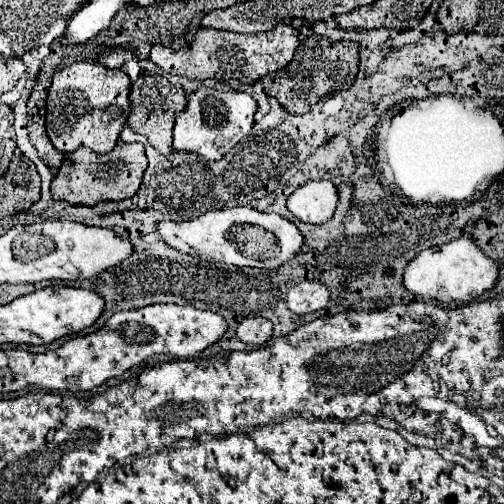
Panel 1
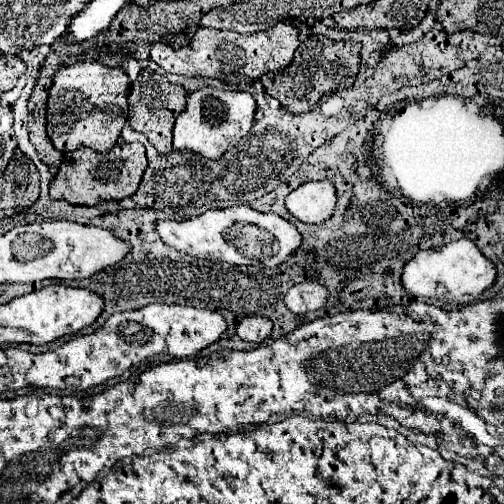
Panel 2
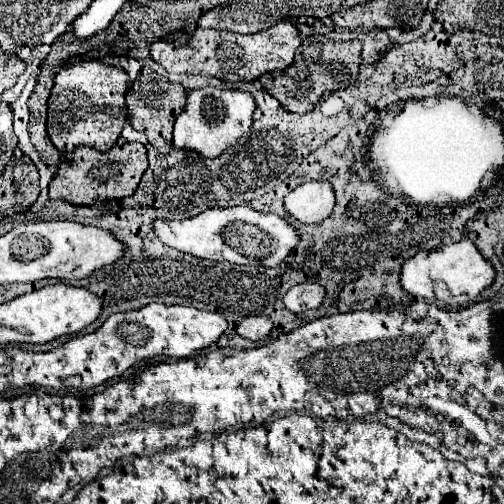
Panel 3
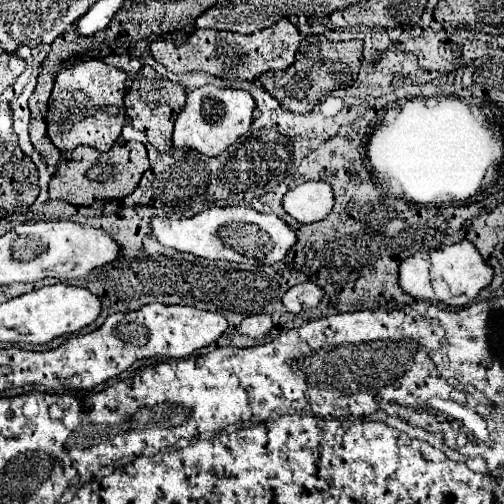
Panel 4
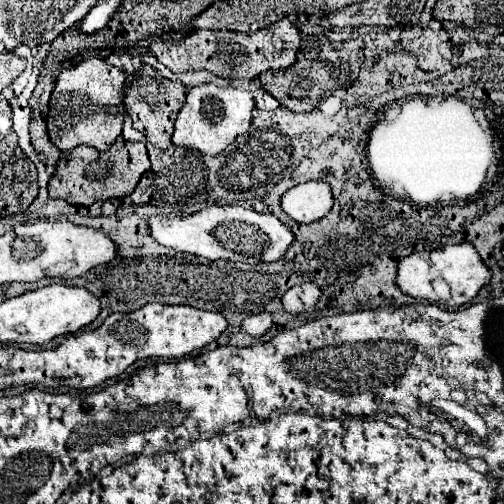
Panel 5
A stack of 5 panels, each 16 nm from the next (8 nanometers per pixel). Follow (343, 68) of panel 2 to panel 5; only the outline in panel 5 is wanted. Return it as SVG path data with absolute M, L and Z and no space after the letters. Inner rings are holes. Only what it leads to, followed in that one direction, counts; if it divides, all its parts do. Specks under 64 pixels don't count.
M314 14L298 18L296 26L300 28L300 36L302 36L296 62L286 70L262 72L260 82L262 88L266 92L272 92L272 96L280 100L284 108L296 112L310 112L320 102L324 92L336 88L348 88L348 84L356 80L356 74L364 64L364 40L348 38L350 34L346 28L336 28L326 18Z

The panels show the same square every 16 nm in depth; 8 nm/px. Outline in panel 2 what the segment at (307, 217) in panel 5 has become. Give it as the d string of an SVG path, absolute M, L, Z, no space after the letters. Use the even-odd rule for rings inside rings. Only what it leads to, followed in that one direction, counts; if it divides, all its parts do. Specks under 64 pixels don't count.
M328 180L306 182L286 196L286 210L306 224L320 224L332 216L336 190Z

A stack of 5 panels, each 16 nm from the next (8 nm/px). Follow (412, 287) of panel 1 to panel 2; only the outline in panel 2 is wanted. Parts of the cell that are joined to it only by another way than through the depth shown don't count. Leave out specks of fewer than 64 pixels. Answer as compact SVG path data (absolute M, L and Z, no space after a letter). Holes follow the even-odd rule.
M468 238L452 242L442 248L432 248L418 252L412 260L404 264L402 272L402 286L416 298L438 298L452 306L466 306L472 304L482 290L490 288L496 280L494 264L482 256L476 244Z

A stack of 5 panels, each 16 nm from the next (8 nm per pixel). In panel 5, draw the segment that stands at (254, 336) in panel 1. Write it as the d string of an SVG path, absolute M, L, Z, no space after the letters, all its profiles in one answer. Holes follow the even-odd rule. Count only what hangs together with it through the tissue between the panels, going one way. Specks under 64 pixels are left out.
M260 312L256 316L248 316L248 320L242 324L242 330L252 336L262 336L270 328L270 312Z

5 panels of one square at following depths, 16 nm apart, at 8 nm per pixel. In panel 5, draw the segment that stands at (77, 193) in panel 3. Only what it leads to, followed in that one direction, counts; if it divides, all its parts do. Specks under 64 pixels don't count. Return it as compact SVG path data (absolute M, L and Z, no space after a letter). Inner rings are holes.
M118 138L106 152L98 152L92 146L76 146L74 150L60 154L56 172L48 182L48 194L50 198L62 198L68 204L78 206L90 206L92 202L108 198L122 198L136 188L138 180L148 168L150 160L142 142L126 142Z

